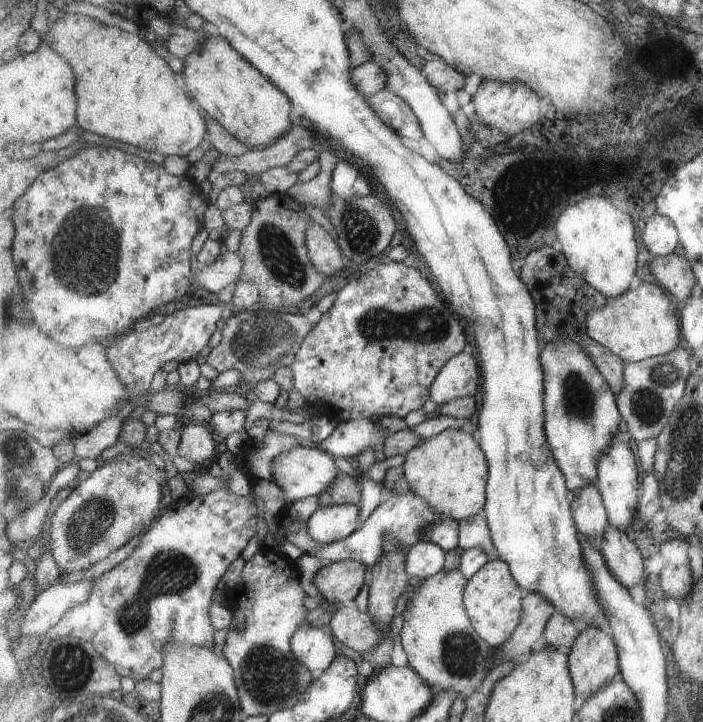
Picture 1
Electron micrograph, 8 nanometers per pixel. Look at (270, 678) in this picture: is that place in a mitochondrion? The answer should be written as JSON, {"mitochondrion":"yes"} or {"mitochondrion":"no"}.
{"mitochondrion":"yes"}

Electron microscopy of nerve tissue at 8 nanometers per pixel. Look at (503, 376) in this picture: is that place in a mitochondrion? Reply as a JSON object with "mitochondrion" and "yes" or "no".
{"mitochondrion":"no"}

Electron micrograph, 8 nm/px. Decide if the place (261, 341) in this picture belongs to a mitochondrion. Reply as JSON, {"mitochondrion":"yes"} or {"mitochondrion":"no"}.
{"mitochondrion":"yes"}

